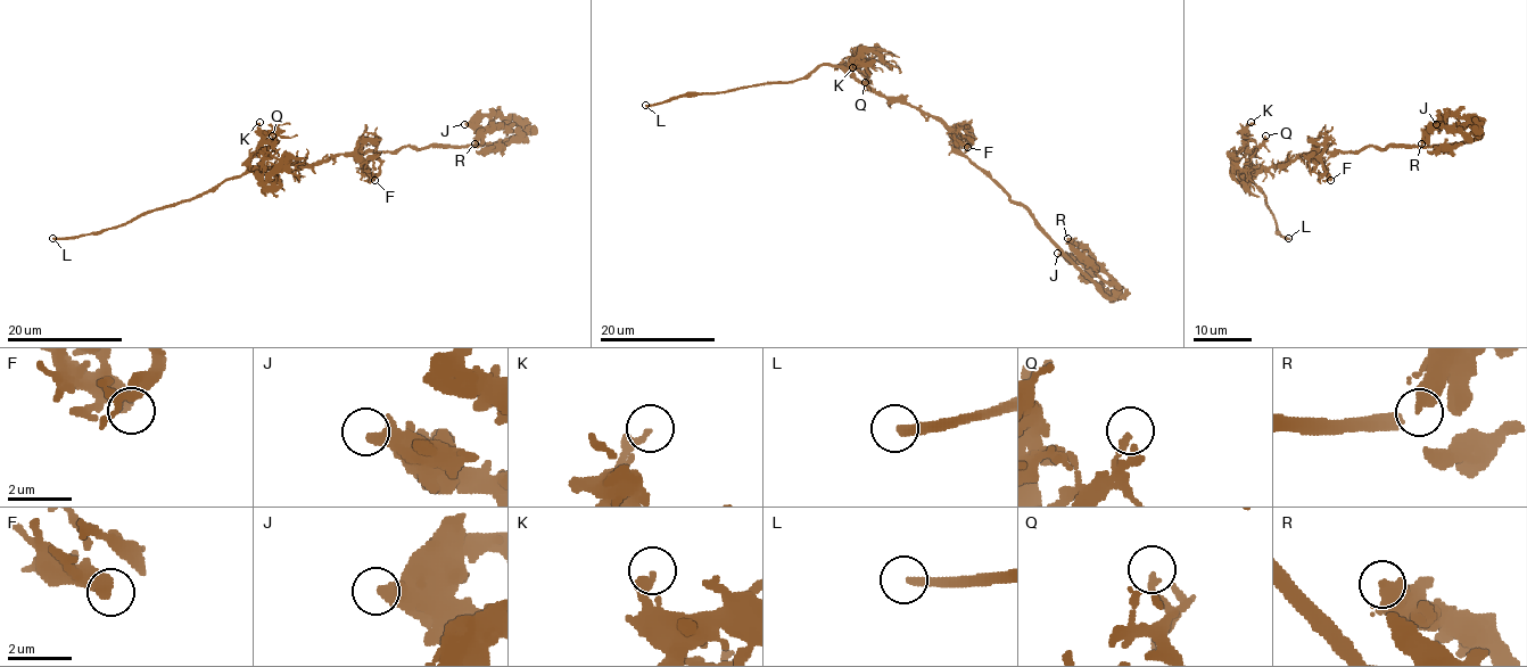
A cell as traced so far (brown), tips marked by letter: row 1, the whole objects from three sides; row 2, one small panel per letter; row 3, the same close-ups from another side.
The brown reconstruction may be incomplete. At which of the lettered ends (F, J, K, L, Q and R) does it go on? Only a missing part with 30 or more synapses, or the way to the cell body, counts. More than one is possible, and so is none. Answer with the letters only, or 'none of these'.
L

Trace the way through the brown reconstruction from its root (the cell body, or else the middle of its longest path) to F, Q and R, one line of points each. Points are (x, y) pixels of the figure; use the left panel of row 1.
F: (341, 154), (352, 154), (374, 180)
Q: (341, 154), (313, 164), (253, 167), (249, 159), (273, 143), (272, 136)
R: (341, 154), (395, 153), (404, 147), (481, 147), (521, 136), (495, 126), (475, 143)

